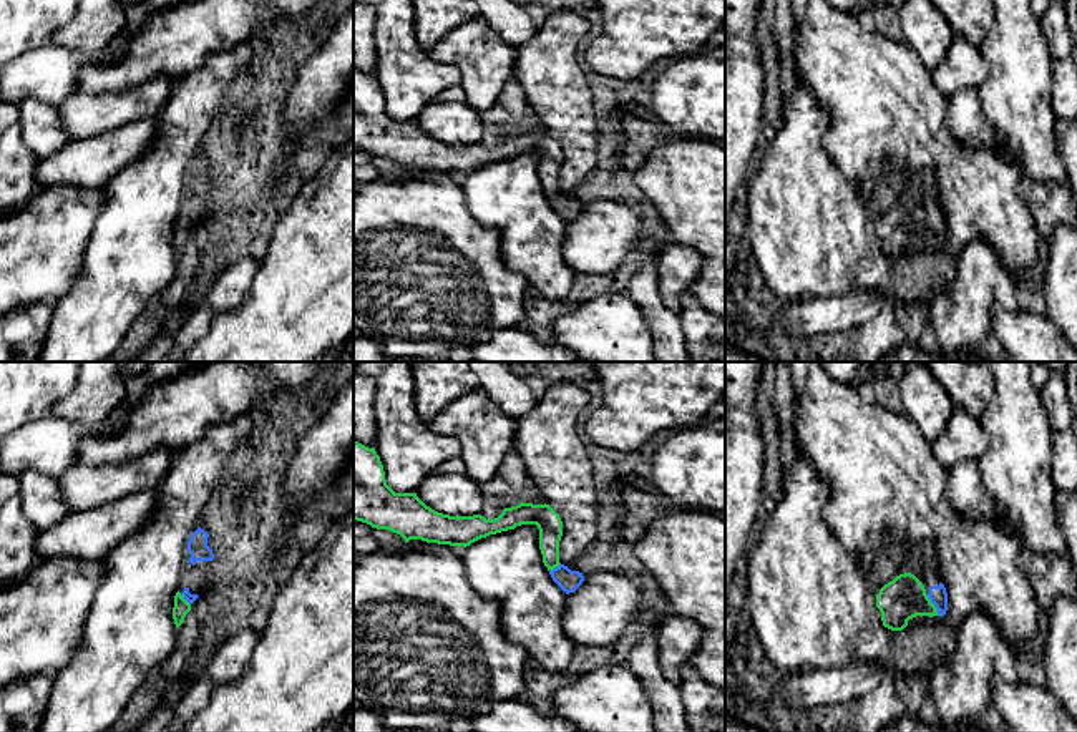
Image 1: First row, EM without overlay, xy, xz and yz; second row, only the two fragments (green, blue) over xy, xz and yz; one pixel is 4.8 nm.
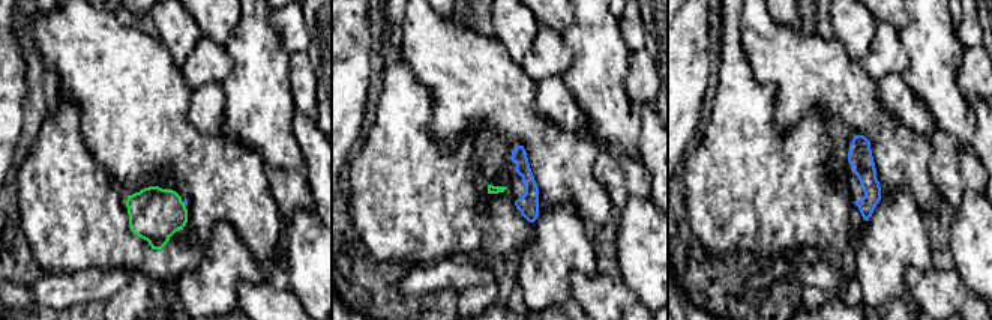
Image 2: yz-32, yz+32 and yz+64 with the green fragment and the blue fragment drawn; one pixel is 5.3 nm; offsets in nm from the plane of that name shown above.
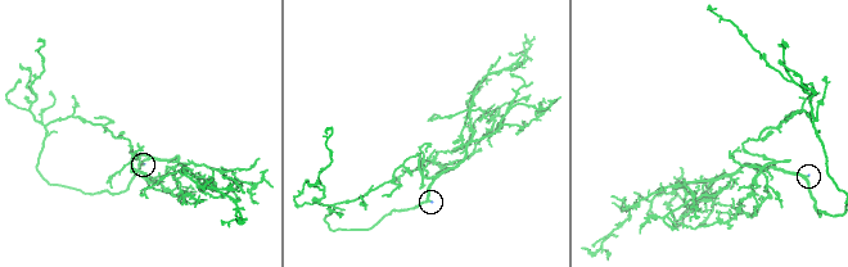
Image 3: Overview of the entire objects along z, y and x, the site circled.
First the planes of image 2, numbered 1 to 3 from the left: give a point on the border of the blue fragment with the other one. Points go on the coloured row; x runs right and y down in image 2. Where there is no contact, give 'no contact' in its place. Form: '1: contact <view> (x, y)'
1: contact yz-32 (183, 205)
2: no contact
3: no contact

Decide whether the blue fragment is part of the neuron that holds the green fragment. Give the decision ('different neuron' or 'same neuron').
same neuron

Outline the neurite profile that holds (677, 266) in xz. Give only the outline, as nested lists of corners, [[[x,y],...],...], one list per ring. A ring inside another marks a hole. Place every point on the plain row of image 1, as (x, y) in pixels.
[[[675,242],[660,246],[655,271],[659,294],[669,310],[679,314],[680,295],[695,282],[702,266],[702,256],[690,247]]]

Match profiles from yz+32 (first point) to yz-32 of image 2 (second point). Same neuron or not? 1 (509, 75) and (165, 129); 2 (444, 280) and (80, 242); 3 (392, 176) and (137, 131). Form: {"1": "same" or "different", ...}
{"1": "same", "2": "different", "3": "different"}

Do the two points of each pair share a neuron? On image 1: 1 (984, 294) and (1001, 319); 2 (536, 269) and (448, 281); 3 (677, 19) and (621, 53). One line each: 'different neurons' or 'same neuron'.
1: different neurons
2: different neurons
3: same neuron

